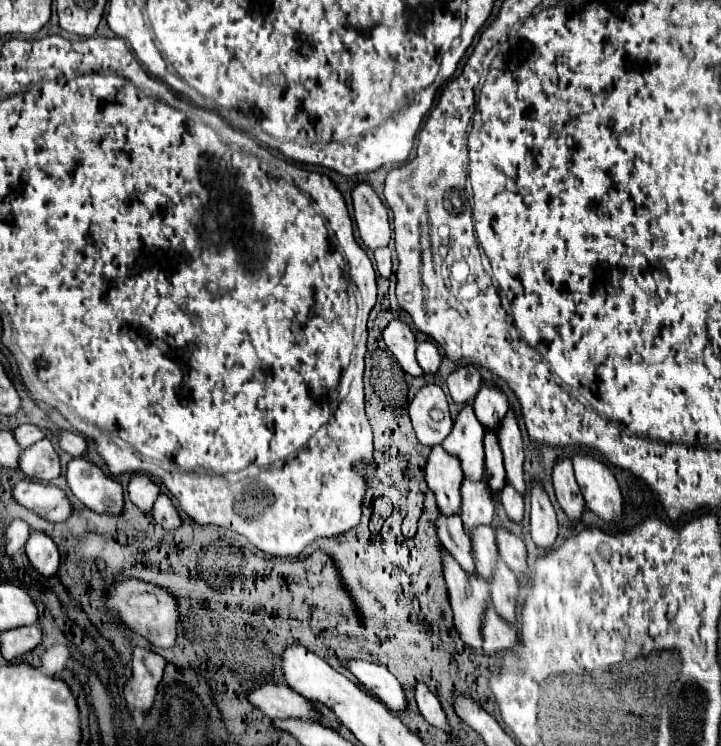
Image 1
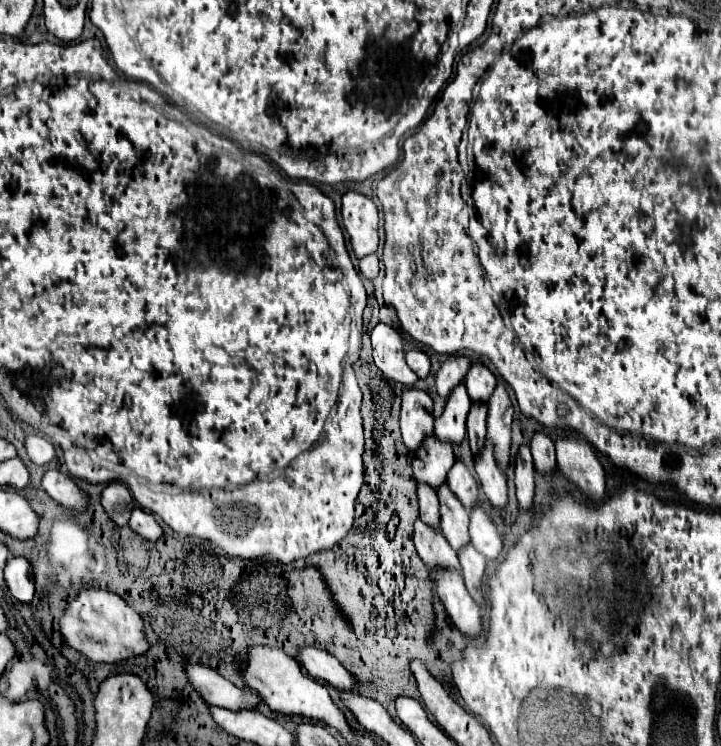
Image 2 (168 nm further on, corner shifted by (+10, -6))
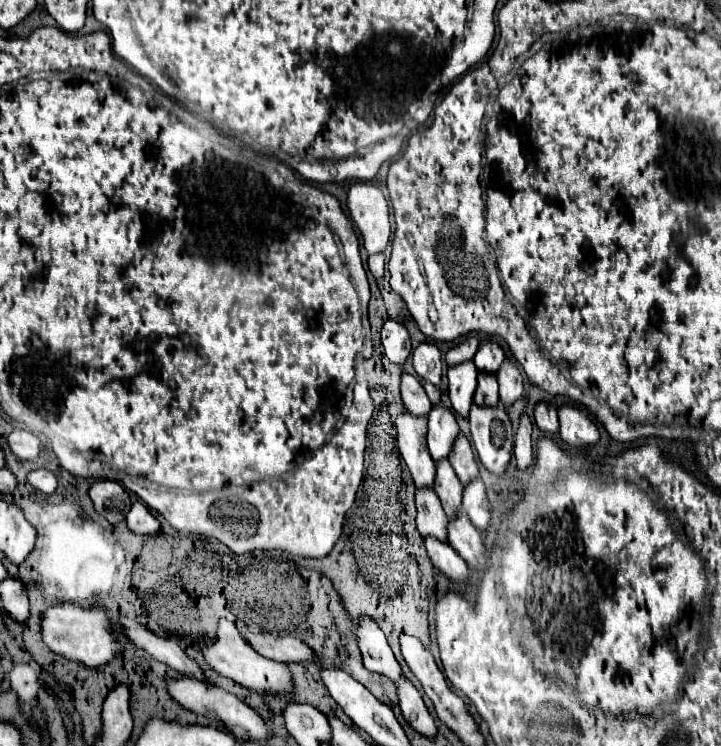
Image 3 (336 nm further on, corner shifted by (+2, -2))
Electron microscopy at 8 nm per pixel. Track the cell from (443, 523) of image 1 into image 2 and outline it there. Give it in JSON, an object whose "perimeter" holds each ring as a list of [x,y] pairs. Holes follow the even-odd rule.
{"perimeter":[[[419,485],[419,519],[425,521],[425,525],[433,525],[433,529],[441,527],[441,515],[439,515],[439,501],[437,501],[437,493],[433,493],[433,489],[429,485]]]}

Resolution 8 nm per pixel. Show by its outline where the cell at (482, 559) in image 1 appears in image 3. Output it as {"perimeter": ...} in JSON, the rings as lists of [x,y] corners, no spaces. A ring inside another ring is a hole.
{"perimeter":[[[437,461],[437,475],[433,481],[433,491],[441,499],[441,505],[447,513],[447,517],[455,517],[455,513],[461,509],[461,491],[463,485],[459,477],[455,475],[449,461]]]}

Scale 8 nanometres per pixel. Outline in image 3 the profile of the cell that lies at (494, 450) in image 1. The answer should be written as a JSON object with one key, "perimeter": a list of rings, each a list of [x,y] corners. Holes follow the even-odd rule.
{"perimeter":[[[479,373],[477,377],[477,389],[473,401],[477,405],[497,405],[499,403],[499,393],[497,393],[497,375],[491,373]]]}

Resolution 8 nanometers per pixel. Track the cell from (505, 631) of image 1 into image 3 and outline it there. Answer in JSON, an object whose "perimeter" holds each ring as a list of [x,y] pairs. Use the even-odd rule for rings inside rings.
{"perimeter":[[[425,537],[425,549],[431,557],[431,563],[451,581],[467,581],[469,567],[449,543],[437,541],[437,537]]]}

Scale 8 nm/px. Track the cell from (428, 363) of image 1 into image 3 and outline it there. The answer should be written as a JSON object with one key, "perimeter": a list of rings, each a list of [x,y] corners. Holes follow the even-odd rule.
{"perimeter":[[[421,343],[413,351],[413,367],[415,373],[433,385],[439,387],[441,375],[443,375],[443,361],[441,361],[441,349],[433,343]]]}

